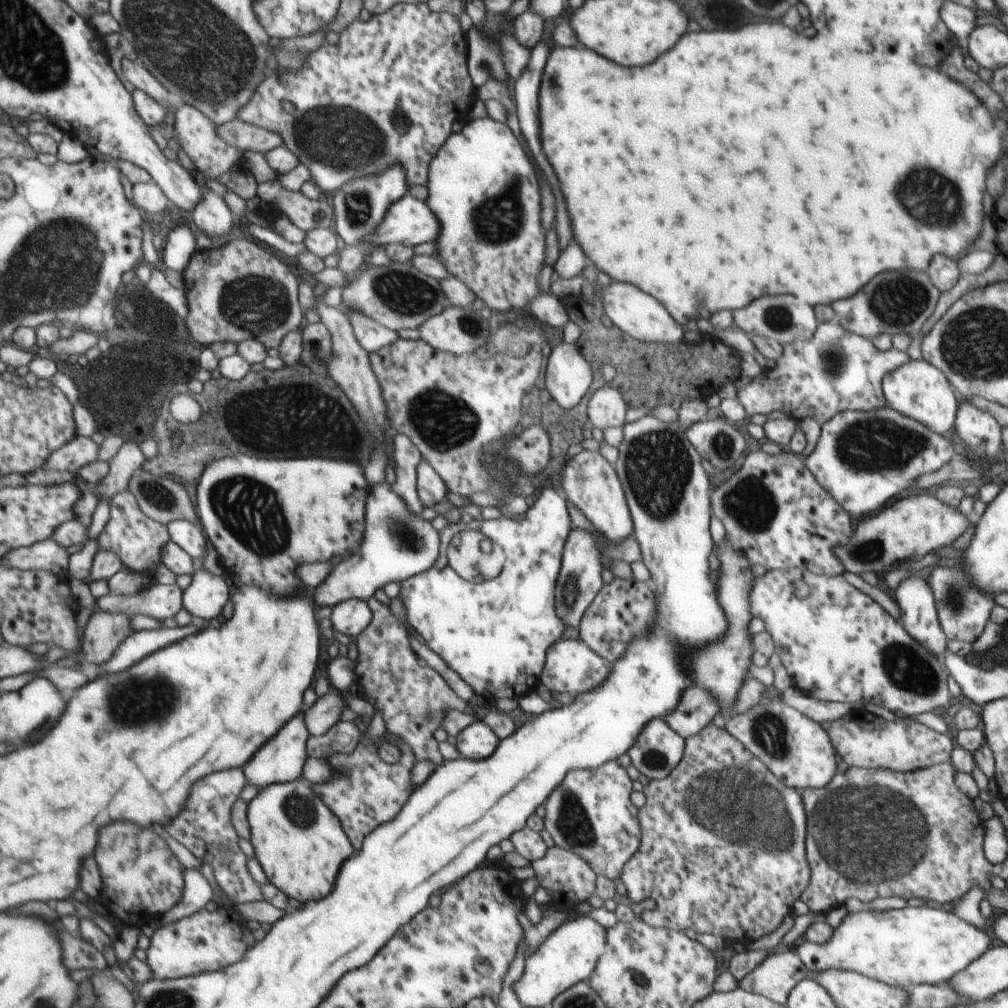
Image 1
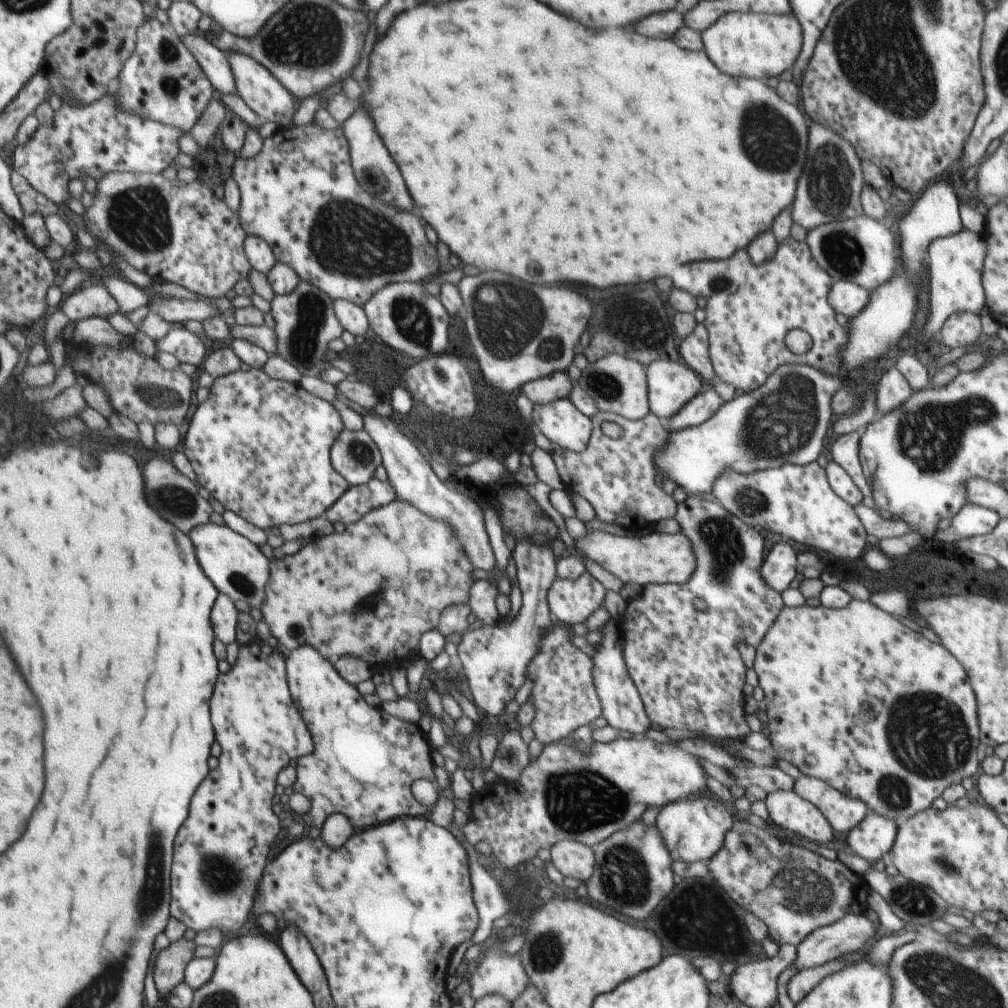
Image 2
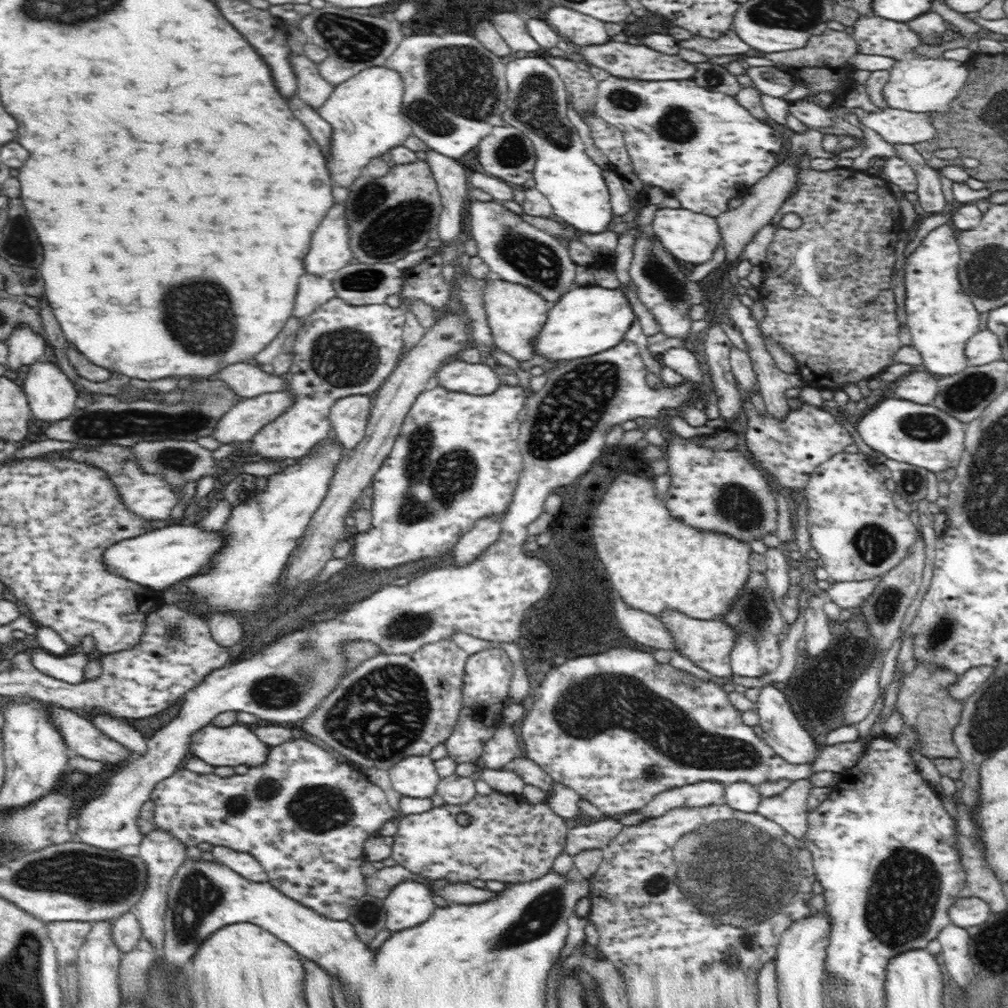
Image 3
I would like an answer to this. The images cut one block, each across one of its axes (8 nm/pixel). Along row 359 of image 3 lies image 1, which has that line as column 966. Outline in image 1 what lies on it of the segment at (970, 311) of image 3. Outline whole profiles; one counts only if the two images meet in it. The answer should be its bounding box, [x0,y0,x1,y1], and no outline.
[795,904,991,990]

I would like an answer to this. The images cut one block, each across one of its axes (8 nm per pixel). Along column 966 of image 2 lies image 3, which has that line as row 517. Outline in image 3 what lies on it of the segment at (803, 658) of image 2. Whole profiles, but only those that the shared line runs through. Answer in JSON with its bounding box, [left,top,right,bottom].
[666,435,778,542]

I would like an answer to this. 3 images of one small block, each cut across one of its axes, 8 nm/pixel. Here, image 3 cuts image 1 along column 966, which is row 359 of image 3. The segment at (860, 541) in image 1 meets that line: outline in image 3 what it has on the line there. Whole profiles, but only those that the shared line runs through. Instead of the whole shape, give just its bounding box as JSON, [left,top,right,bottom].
[482,276,550,362]

